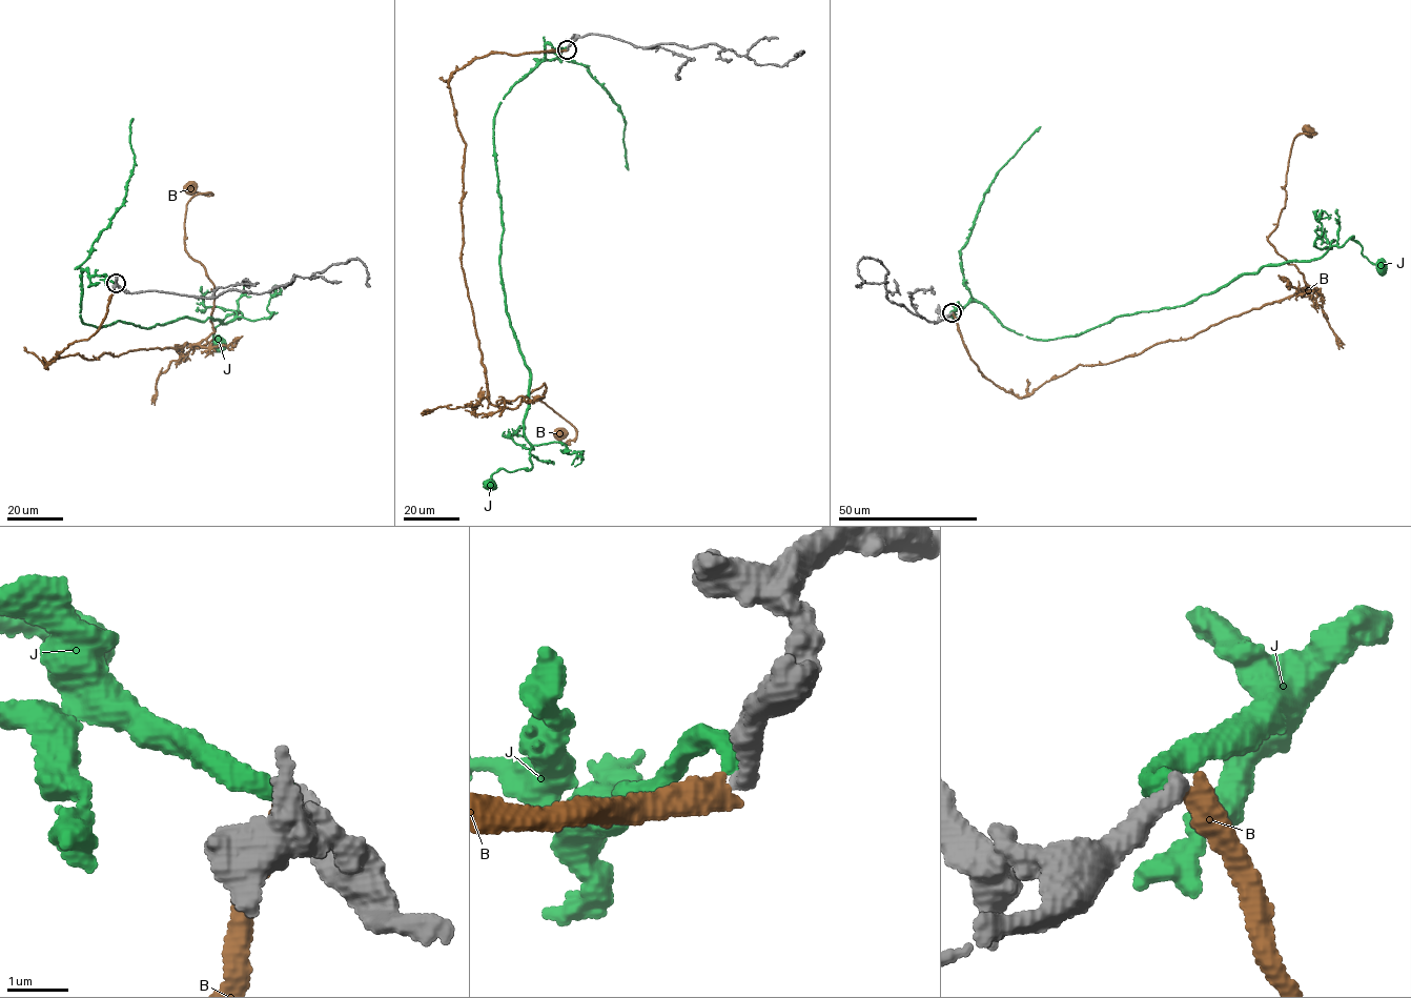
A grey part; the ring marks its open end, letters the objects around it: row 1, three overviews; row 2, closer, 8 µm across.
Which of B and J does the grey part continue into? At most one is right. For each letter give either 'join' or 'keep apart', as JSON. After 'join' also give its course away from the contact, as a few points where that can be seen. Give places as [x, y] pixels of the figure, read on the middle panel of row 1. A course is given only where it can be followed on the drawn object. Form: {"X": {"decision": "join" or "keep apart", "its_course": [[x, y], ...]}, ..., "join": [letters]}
{"B": {"decision": "keep apart"}, "J": {"decision": "join", "its_course": [[567, 49], [546, 52], [494, 119], [499, 275], [530, 373], [524, 432], [532, 465], [502, 469], [489, 485]]}, "join": ["J"]}

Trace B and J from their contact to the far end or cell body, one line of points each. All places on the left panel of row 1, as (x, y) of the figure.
B: (116, 283), (94, 333), (46, 368), (213, 332), (215, 287), (184, 237), (186, 203), (212, 194), (189, 186)
J: (116, 283), (83, 271), (83, 323), (147, 329), (208, 318), (226, 324), (240, 311), (216, 327), (218, 344)

